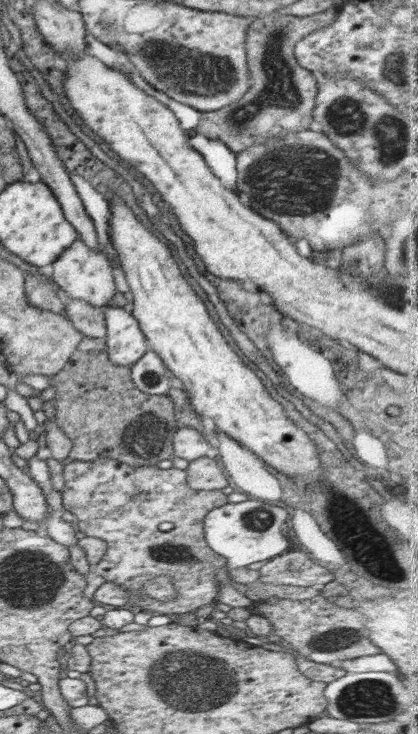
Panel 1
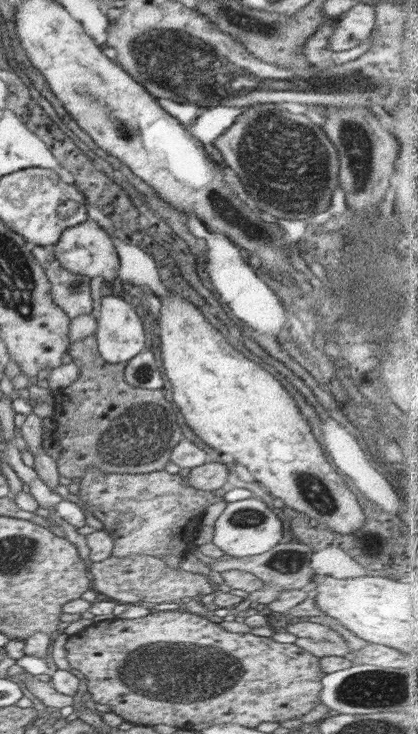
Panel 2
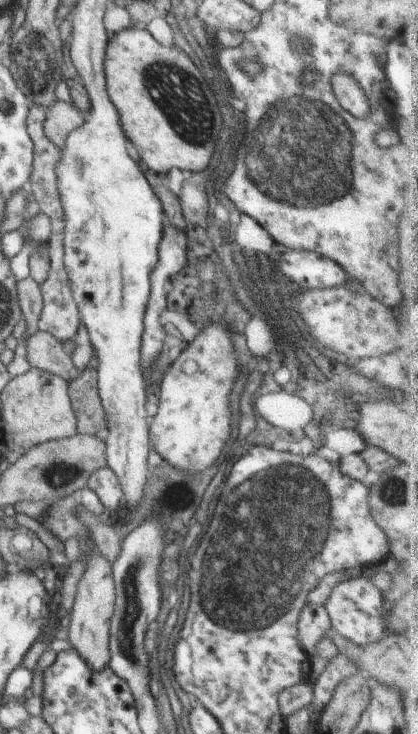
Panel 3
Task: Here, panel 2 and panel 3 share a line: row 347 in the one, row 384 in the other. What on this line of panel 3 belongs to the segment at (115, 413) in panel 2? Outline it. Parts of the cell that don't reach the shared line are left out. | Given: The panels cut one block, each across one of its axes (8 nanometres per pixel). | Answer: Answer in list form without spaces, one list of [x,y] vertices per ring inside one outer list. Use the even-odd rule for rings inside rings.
[[[93,356],[87,368],[70,383],[69,393],[78,420],[77,433],[108,432],[105,411],[96,392],[97,365],[98,360]]]

